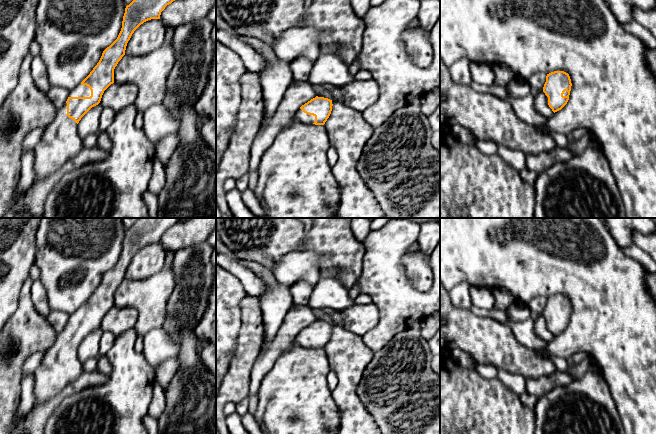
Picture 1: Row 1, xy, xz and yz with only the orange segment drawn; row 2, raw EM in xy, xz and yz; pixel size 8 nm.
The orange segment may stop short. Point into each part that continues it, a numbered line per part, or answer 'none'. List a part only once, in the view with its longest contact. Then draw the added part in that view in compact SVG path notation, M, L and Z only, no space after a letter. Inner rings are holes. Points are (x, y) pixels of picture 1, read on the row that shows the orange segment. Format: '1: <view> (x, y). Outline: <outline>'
1: xy (81, 90). Outline: M79 84L74 89L70 90L69 97L90 97L91 96L91 90L86 85Z

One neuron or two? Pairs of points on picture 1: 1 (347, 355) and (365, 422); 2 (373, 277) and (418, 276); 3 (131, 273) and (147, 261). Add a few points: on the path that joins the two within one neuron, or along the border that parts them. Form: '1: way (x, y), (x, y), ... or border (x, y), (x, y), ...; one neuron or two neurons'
1: way (348, 372), (348, 402), (350, 405); one neuron
2: border (406, 253), (405, 275), (424, 292); two neurons
3: way (135, 271), (143, 265); one neuron

